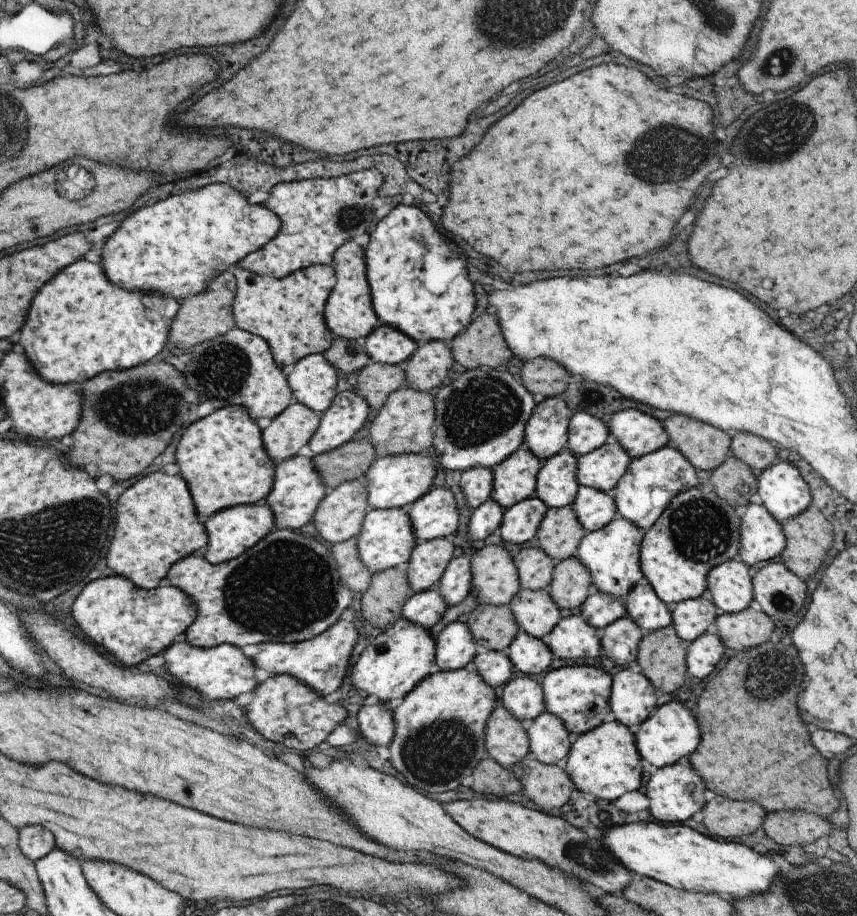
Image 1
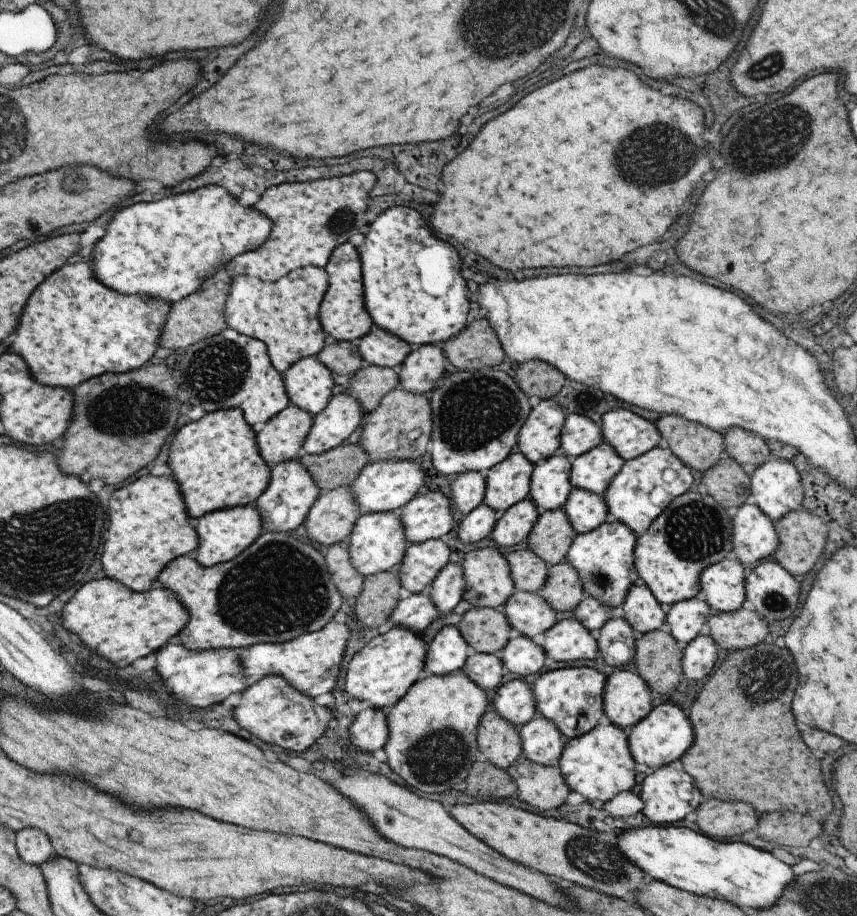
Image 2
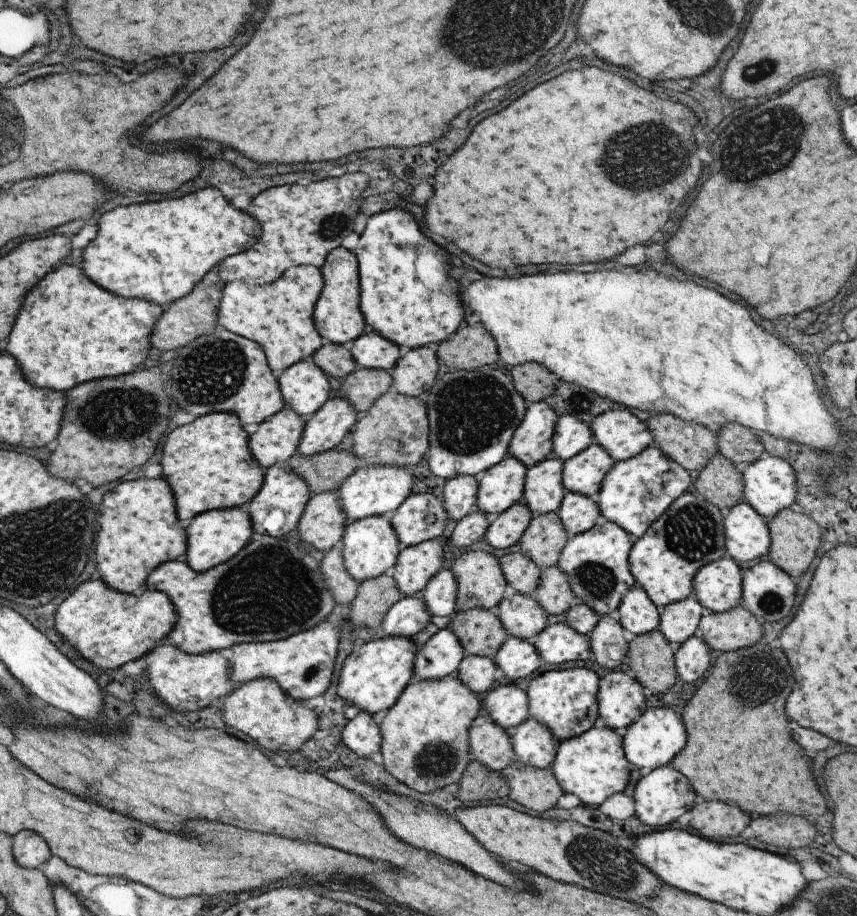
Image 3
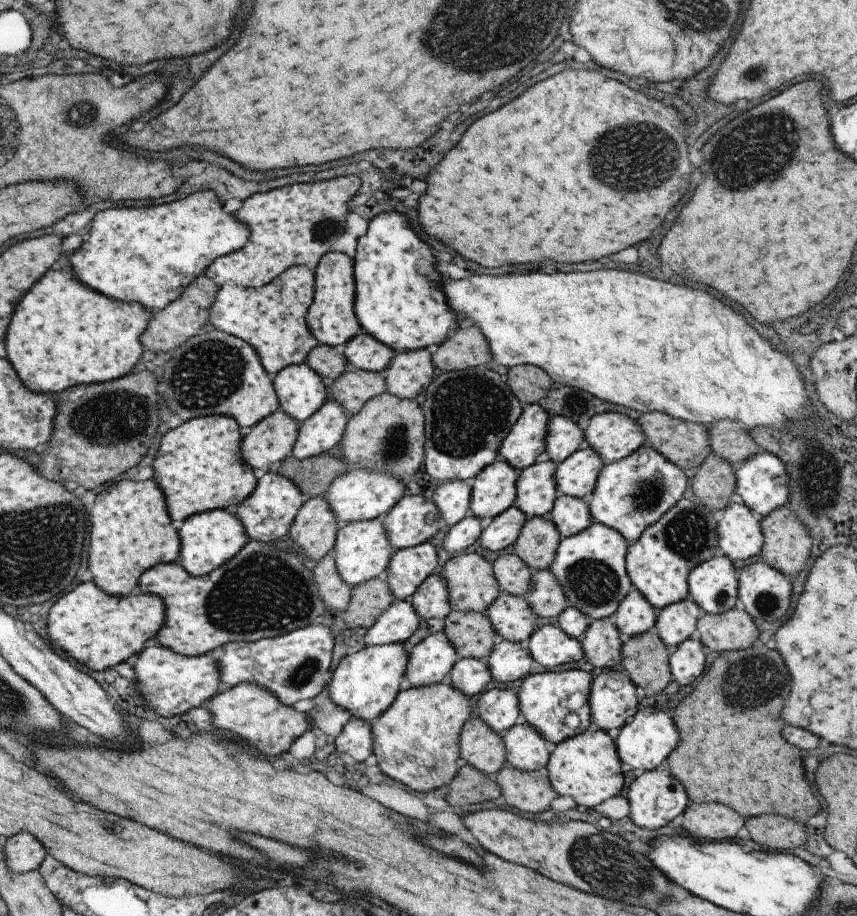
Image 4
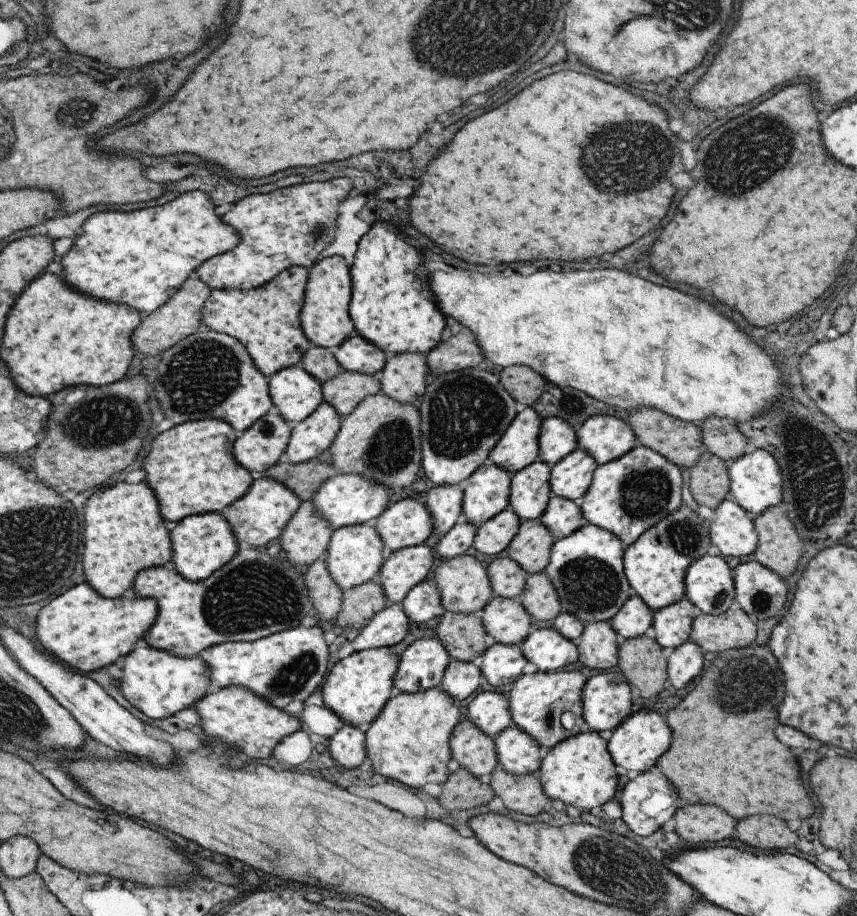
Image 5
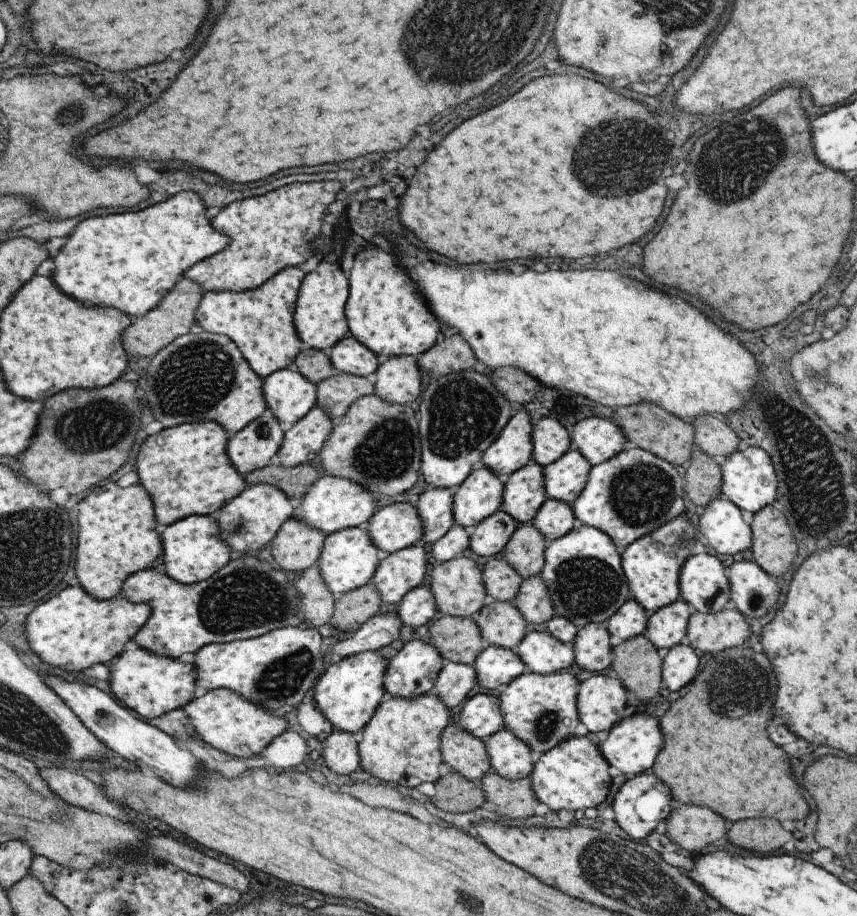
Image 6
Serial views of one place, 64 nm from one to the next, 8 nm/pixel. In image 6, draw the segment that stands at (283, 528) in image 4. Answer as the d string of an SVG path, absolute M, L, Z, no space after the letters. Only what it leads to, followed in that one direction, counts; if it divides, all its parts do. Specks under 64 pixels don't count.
M257 483L248 485L240 492L225 502L214 513L208 514L211 520L217 522L219 538L229 546L229 550L237 554L249 554L263 546L277 534L279 526L290 518L296 502L291 502L281 490L271 484Z

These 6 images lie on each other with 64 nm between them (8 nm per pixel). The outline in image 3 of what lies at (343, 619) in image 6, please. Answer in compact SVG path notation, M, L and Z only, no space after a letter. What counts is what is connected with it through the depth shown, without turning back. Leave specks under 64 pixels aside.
M389 572L362 580L357 585L357 594L350 602L345 617L357 628L377 628L383 616L400 597Z

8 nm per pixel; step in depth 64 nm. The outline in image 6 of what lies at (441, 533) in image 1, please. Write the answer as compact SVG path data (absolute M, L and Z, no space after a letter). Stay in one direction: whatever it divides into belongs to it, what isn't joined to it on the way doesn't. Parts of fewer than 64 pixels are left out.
M409 502L379 507L365 524L369 538L381 555L421 541L421 520Z

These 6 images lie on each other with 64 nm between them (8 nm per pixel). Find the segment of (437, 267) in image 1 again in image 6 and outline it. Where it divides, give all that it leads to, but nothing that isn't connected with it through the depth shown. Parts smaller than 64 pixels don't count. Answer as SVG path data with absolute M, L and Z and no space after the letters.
M379 231L369 241L365 240L360 250L353 255L352 265L347 277L347 300L345 301L345 320L351 336L371 350L378 360L391 356L417 357L435 344L439 333L439 320L431 314L419 288L409 280L405 269L413 263L407 254L397 254Z

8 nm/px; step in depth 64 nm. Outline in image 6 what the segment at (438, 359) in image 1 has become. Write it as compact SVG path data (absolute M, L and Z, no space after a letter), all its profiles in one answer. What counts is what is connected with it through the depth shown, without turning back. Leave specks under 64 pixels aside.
M391 356L380 360L373 373L373 393L389 404L409 405L420 396L422 373L413 356Z

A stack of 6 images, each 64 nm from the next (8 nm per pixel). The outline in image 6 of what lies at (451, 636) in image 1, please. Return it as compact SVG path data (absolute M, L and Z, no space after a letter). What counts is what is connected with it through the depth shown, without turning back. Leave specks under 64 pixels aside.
M422 637L421 639L407 641L387 662L387 668L385 668L385 674L383 674L385 697L415 698L415 696L427 693L435 684L438 671L441 670L445 661L439 656L435 646Z

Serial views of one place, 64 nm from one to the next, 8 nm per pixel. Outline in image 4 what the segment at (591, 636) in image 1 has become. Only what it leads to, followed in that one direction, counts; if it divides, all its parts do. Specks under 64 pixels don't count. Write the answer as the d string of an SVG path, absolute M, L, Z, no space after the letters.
M543 625L536 628L524 644L529 656L547 670L583 658L580 640L567 636L559 626Z

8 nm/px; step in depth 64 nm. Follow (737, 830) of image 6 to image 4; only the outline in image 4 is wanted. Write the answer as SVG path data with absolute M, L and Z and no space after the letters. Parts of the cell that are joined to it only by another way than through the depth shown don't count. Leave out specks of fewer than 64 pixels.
M755 816L744 820L745 830L753 842L765 846L767 850L791 850L795 846L803 846L806 840L804 824L795 822L785 816Z

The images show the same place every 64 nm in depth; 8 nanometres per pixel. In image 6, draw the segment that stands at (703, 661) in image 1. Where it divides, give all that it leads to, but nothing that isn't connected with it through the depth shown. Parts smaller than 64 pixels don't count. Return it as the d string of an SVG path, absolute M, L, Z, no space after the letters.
M689 644L673 645L661 661L661 680L669 691L685 688L697 674L702 657Z

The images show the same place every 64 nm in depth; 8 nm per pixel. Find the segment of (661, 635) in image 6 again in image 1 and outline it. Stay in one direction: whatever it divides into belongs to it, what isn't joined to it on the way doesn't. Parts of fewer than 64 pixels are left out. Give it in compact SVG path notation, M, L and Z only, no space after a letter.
M706 595L687 599L674 604L671 609L670 624L675 628L681 640L691 642L705 633L707 626L713 623L719 611Z

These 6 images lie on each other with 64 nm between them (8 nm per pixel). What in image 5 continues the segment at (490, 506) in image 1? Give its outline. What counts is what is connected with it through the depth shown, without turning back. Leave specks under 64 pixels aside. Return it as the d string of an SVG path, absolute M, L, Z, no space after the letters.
M458 520L437 542L433 553L441 560L462 555L472 546L477 528L465 520Z

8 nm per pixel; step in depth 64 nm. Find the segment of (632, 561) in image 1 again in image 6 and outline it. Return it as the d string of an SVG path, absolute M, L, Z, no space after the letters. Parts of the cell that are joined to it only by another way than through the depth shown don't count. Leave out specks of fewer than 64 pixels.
M579 522L573 523L573 528L568 530L567 534L546 545L543 550L543 558L543 568L538 576L541 578L543 586L547 588L550 606L553 606L555 616L567 618L577 629L589 623L605 623L625 601L632 598L620 567L620 555L615 550L611 538L593 526Z

